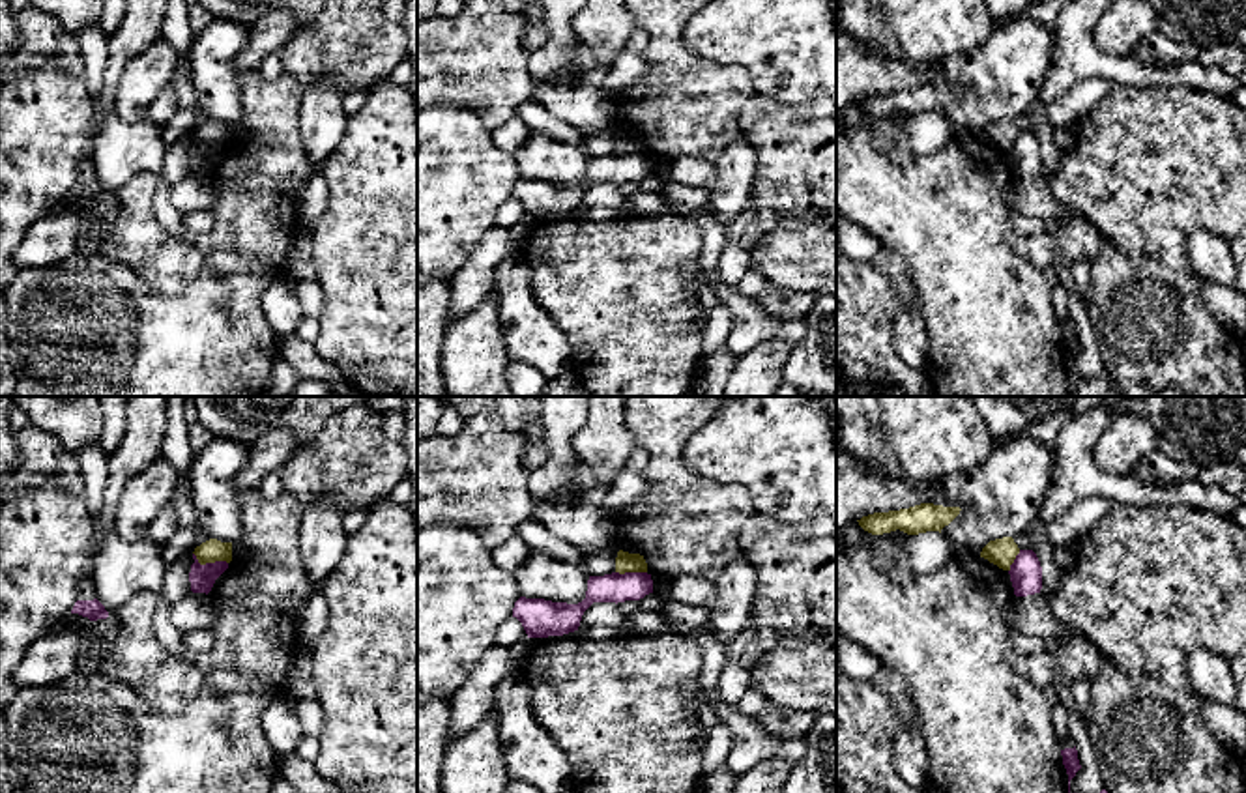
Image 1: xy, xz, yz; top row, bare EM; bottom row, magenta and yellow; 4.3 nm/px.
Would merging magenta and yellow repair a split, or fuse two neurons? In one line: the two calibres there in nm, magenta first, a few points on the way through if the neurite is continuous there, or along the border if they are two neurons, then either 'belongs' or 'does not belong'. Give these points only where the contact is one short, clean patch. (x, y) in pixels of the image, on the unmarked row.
calibres 110 and 100 nm; border xy (193, 133), (201, 144), (227, 144); does not belong

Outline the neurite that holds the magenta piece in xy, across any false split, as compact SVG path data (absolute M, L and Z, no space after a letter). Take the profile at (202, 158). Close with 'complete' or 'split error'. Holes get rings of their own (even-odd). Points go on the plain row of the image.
M193 135L195 144L191 146L189 163L193 174L210 174L215 161L228 150L226 142L215 142L200 146Z; complete

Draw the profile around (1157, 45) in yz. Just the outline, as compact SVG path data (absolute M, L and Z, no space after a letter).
M1154 28L1137 45L1136 56L1151 62L1152 65L1179 65L1190 58L1197 58L1197 49L1190 43L1175 43L1158 28Z

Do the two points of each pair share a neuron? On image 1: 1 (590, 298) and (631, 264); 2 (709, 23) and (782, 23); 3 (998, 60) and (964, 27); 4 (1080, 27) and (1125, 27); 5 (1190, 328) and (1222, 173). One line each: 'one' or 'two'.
1: one
2: one
3: two
4: two
5: one

